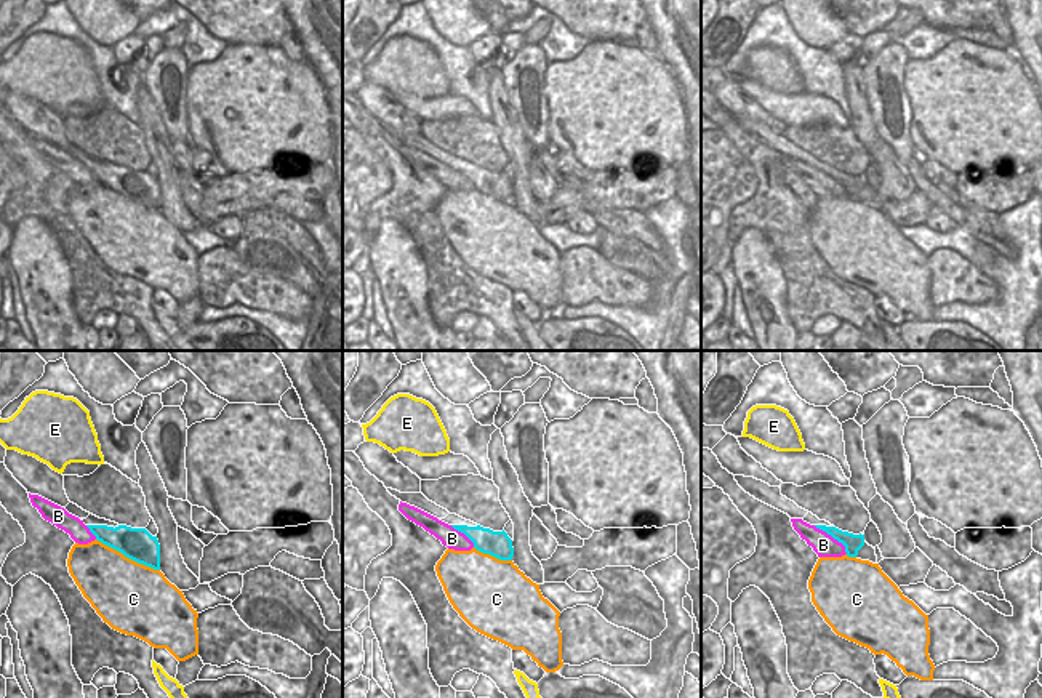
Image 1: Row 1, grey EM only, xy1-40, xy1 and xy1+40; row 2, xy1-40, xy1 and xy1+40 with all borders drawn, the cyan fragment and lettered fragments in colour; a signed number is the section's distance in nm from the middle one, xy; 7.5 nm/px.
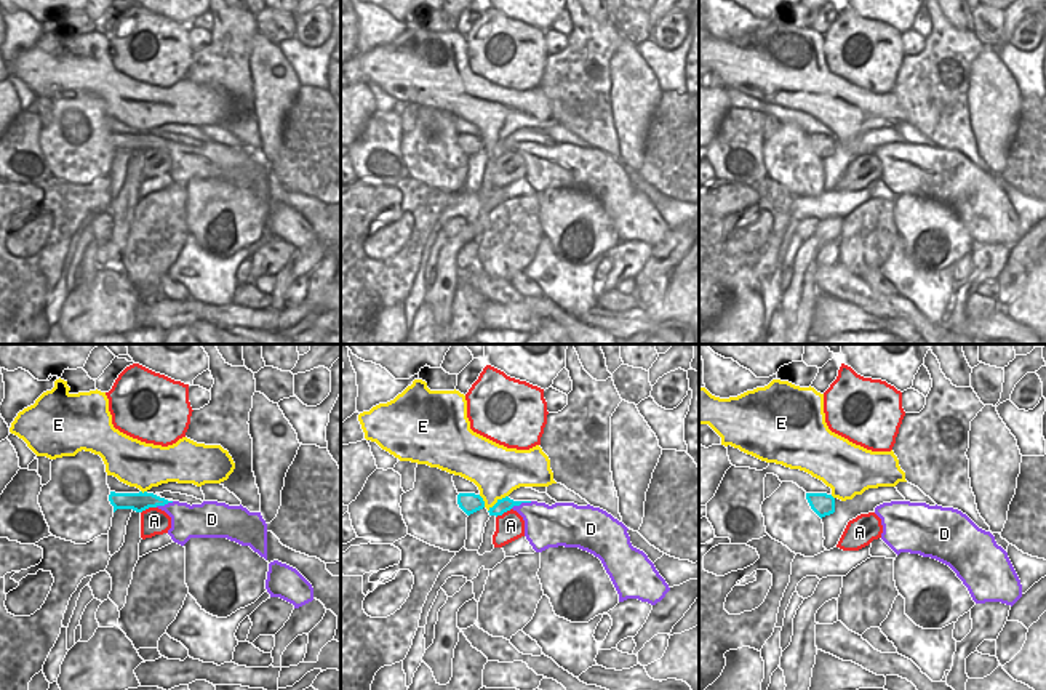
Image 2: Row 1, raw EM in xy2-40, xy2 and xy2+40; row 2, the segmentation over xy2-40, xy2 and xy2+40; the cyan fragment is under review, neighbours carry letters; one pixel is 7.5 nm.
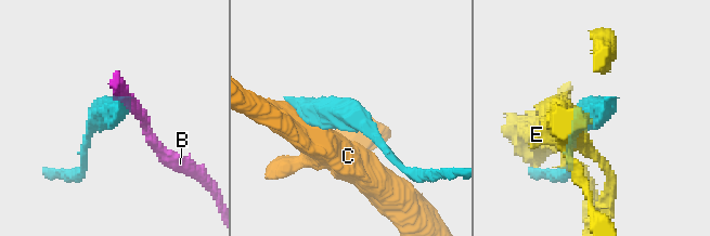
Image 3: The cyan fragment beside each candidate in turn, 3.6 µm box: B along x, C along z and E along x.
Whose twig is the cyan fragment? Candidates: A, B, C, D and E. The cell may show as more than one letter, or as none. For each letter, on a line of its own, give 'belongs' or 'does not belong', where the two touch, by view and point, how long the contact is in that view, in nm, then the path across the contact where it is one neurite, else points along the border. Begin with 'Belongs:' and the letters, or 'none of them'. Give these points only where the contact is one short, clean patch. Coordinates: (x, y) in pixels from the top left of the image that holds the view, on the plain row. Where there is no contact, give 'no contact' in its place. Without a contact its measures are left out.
Belongs: D
A: does not belong; contact xy2-40 (147, 149); length 130 nm
B: does not belong; contact xy1+40 (833, 178); length 340 nm
C: does not belong; contact xy1-40 (128, 199); length 550 nm
D: belongs; contact xy2 (520, 144); length 180 nm; way xy2 (504, 146), (520, 144), (544, 167)
E: does not belong; contact xy2 (498, 143); length 200 nm; border xy2 (507, 136), (488, 152)

